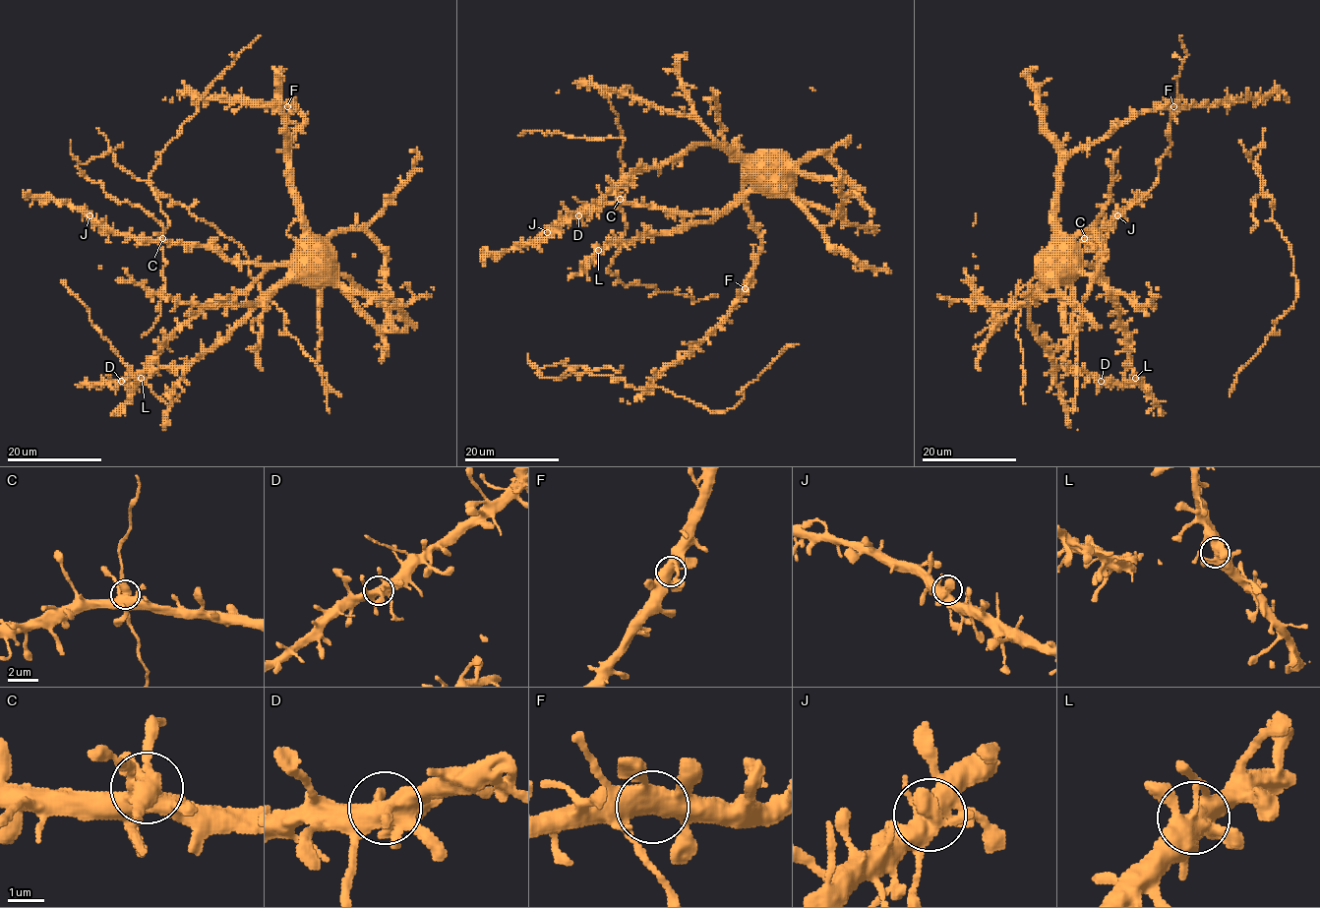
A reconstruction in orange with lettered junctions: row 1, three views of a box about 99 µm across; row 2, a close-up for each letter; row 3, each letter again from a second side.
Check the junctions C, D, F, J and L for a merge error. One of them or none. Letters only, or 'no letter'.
no letter

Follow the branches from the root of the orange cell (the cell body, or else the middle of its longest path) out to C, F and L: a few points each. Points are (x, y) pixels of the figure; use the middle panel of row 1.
C: (762, 158), (753, 165), (751, 186), (723, 211), (676, 213), (658, 206), (627, 204), (620, 199)
F: (762, 158), (762, 167), (745, 183), (745, 200), (750, 221), (759, 232), (759, 250), (751, 277), (745, 288)
L: (762, 158), (753, 165), (751, 186), (712, 219), (678, 231), (643, 232), (632, 240), (598, 250)

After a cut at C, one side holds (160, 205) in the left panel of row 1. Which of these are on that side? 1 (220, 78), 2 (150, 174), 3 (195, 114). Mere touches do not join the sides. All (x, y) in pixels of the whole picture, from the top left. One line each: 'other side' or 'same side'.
1: same side
2: same side
3: same side

